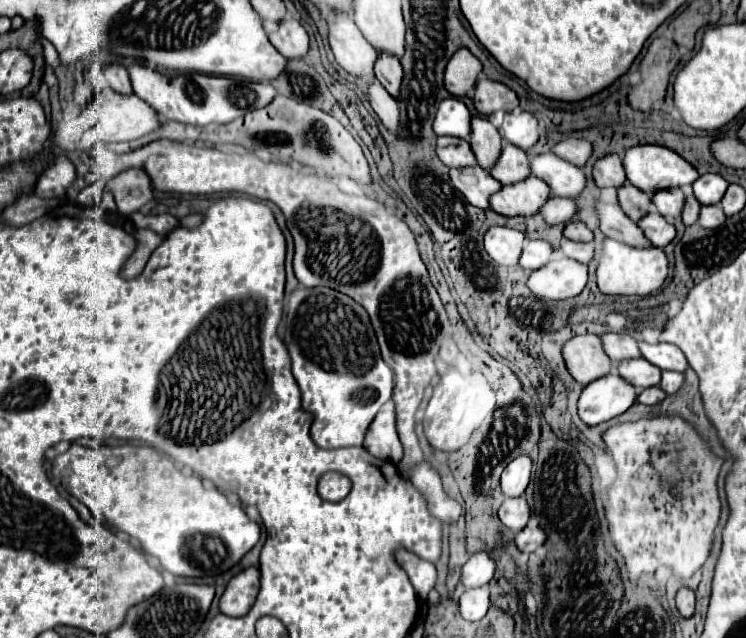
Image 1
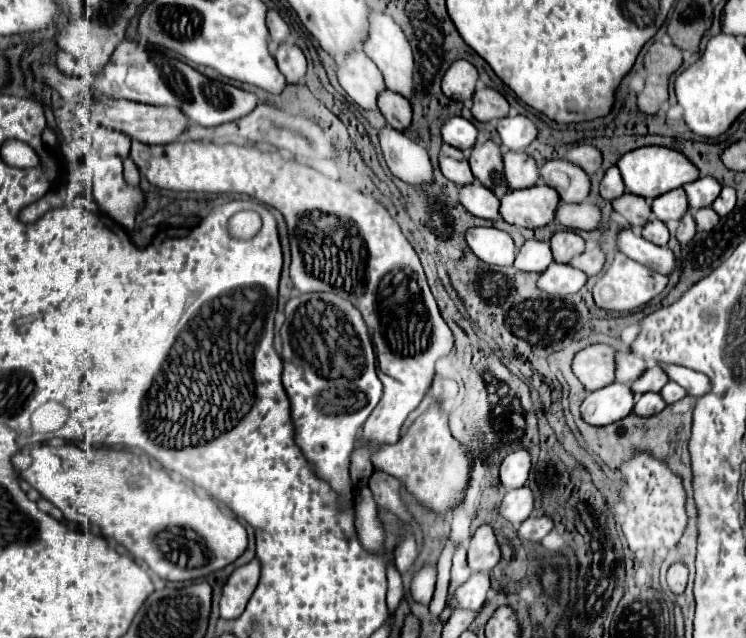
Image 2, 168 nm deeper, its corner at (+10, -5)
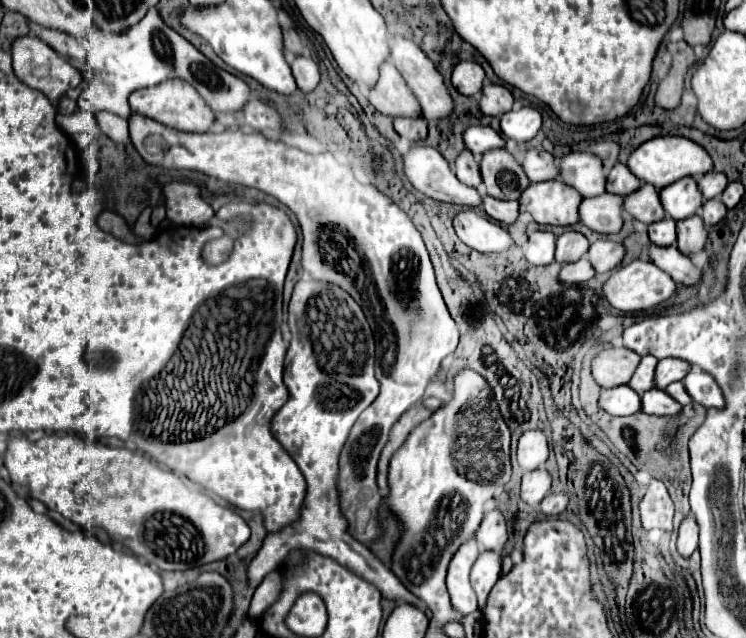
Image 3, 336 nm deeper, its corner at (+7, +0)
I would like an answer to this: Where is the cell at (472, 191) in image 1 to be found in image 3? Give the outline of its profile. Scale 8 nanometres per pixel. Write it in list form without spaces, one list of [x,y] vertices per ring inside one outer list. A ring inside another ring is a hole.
[[[485,195],[483,209],[491,219],[495,219],[503,225],[513,225],[519,217],[519,203],[517,201],[499,201],[499,199]]]

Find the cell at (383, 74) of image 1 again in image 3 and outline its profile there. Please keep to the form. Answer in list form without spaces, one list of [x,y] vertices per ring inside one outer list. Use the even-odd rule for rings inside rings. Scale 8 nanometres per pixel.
[[[395,119],[395,131],[409,141],[423,141],[427,137],[427,121],[425,119]]]

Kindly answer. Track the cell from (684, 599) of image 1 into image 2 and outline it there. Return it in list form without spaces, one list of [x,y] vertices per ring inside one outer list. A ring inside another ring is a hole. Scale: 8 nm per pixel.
[[[674,564],[668,570],[668,588],[672,594],[684,594],[686,582],[688,582],[688,568],[684,564]]]

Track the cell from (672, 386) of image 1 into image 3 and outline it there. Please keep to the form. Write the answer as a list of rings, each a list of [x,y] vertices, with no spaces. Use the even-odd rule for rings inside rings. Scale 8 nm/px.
[[[675,381],[675,383],[671,383],[665,391],[667,391],[675,401],[679,401],[681,405],[689,405],[689,403],[693,403],[693,399],[689,397],[689,393],[685,391],[683,381]]]

